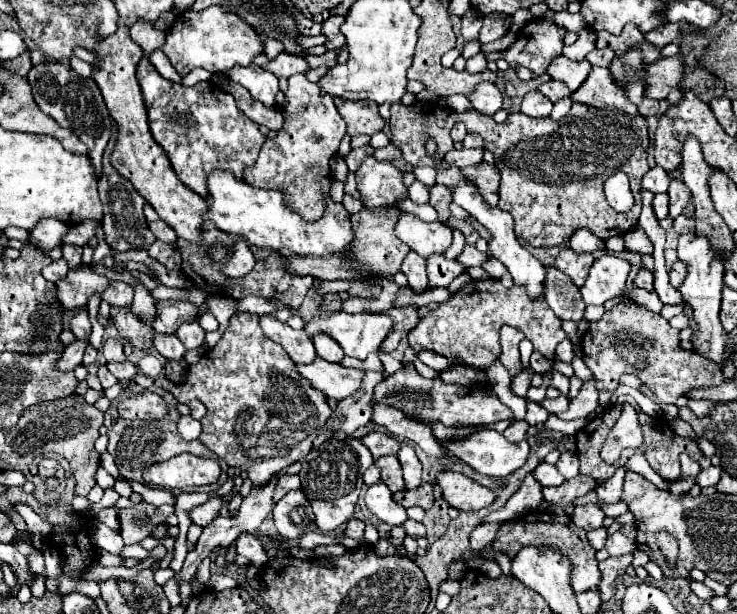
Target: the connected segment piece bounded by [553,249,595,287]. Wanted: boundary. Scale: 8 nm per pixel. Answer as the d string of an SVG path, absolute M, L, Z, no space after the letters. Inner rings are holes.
M561 249L561 253L555 259L555 267L563 273L567 273L567 277L577 285L583 287L589 275L589 269L593 265L593 255L591 253L575 253L573 249Z

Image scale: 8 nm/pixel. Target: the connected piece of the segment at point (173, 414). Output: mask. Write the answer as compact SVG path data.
M151 387L153 393L161 395L169 407L169 413L167 417L163 419L153 419L153 421L141 421L141 419L123 419L119 417L117 413L117 401L119 399L113 399L111 401L111 407L105 411L105 427L107 429L107 437L109 437L109 443L107 443L107 451L111 455L115 455L117 459L117 467L121 469L121 475L127 477L127 479L135 479L135 481L141 481L141 473L147 465L153 465L153 463L161 463L161 461L167 461L171 457L177 457L181 453L191 453L191 455L197 455L197 457L203 457L203 459L215 459L215 453L211 453L203 443L199 441L183 441L177 433L177 421L179 421L179 413L175 409L177 401L171 397L171 393L167 393L165 389L161 387Z

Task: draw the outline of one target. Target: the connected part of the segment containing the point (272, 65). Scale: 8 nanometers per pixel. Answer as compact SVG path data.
M279 53L275 59L269 59L269 63L263 65L263 69L271 71L275 77L285 77L289 79L291 75L305 73L309 69L307 61L301 55L291 55L291 53Z

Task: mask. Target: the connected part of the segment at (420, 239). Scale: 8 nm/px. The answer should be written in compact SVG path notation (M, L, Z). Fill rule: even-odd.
M401 213L395 223L395 235L421 257L429 257L429 253L445 253L453 241L453 233L447 225L439 221L427 223L411 213Z

